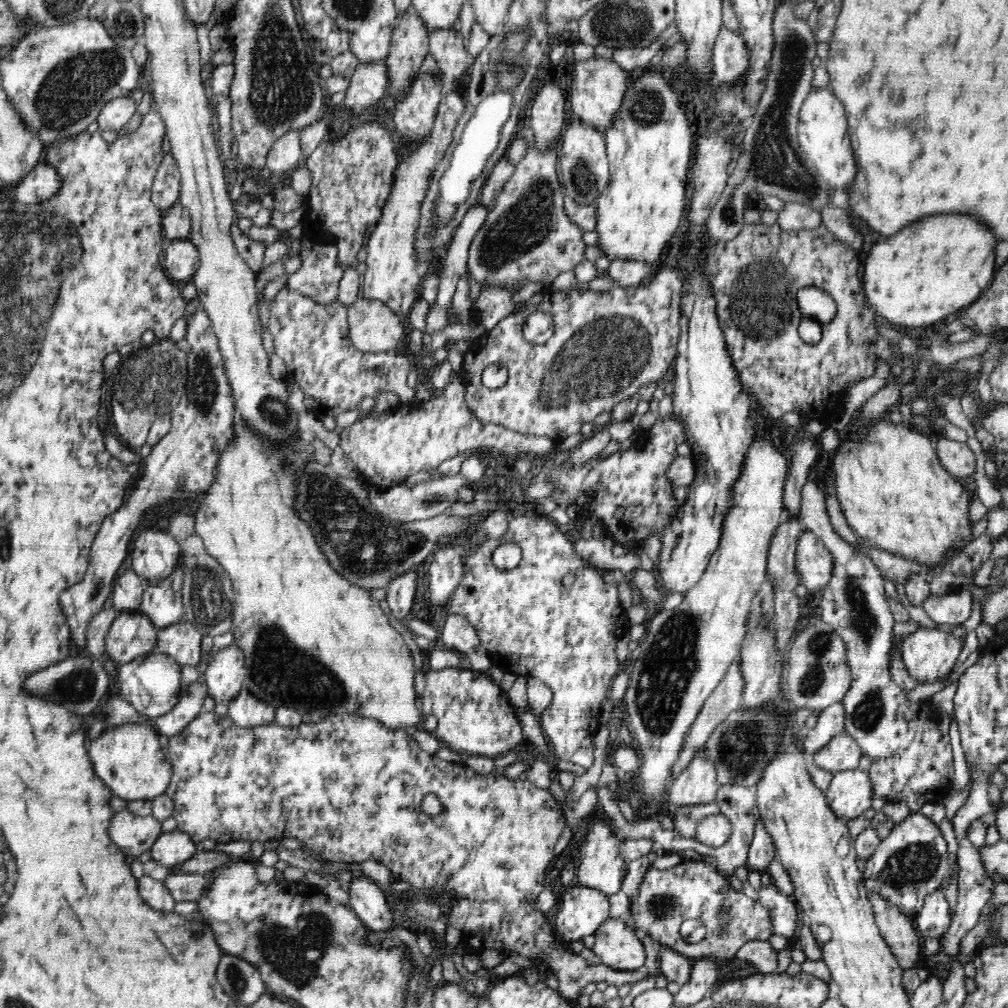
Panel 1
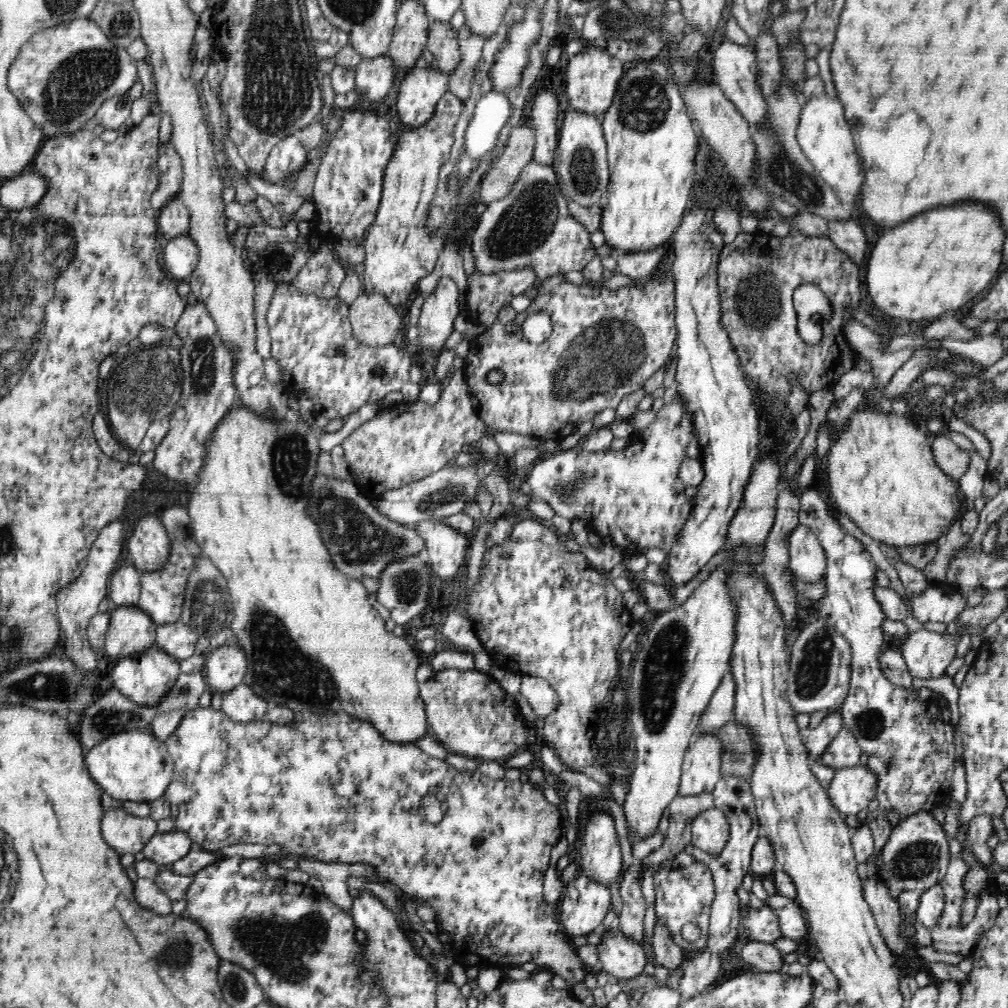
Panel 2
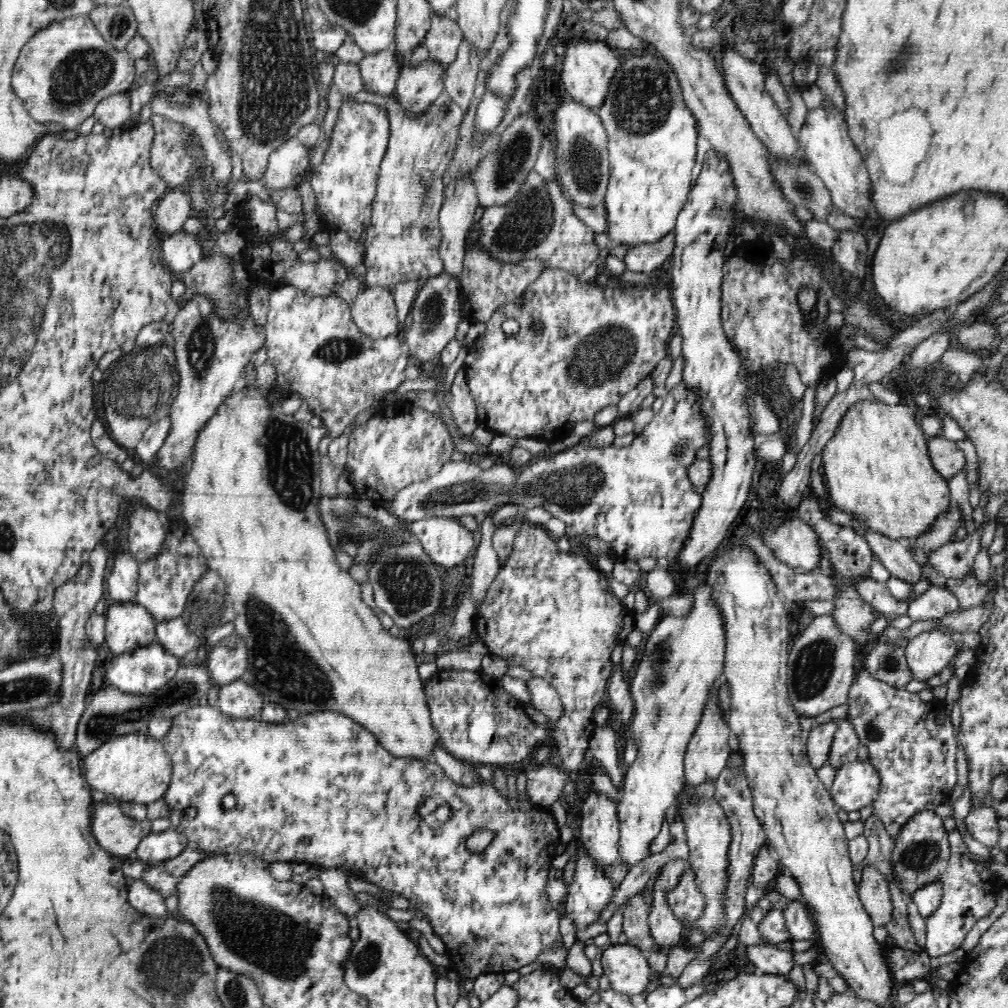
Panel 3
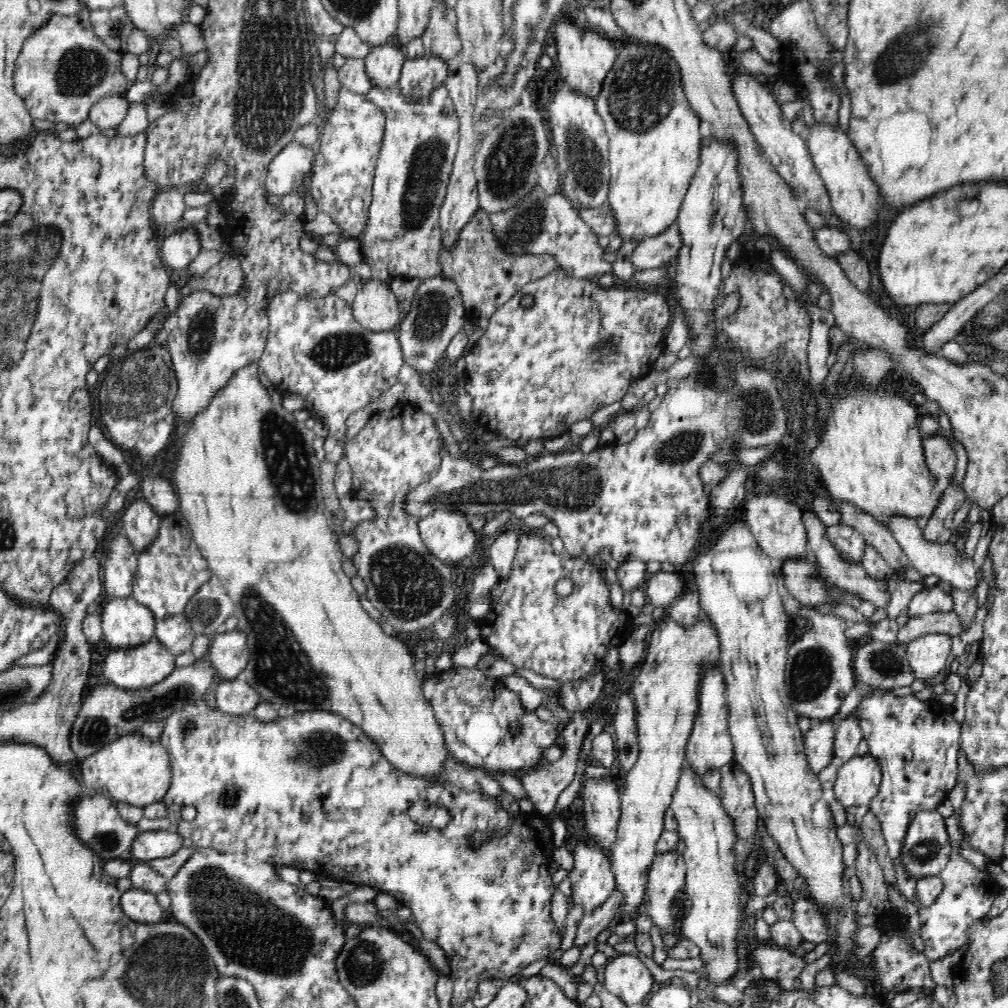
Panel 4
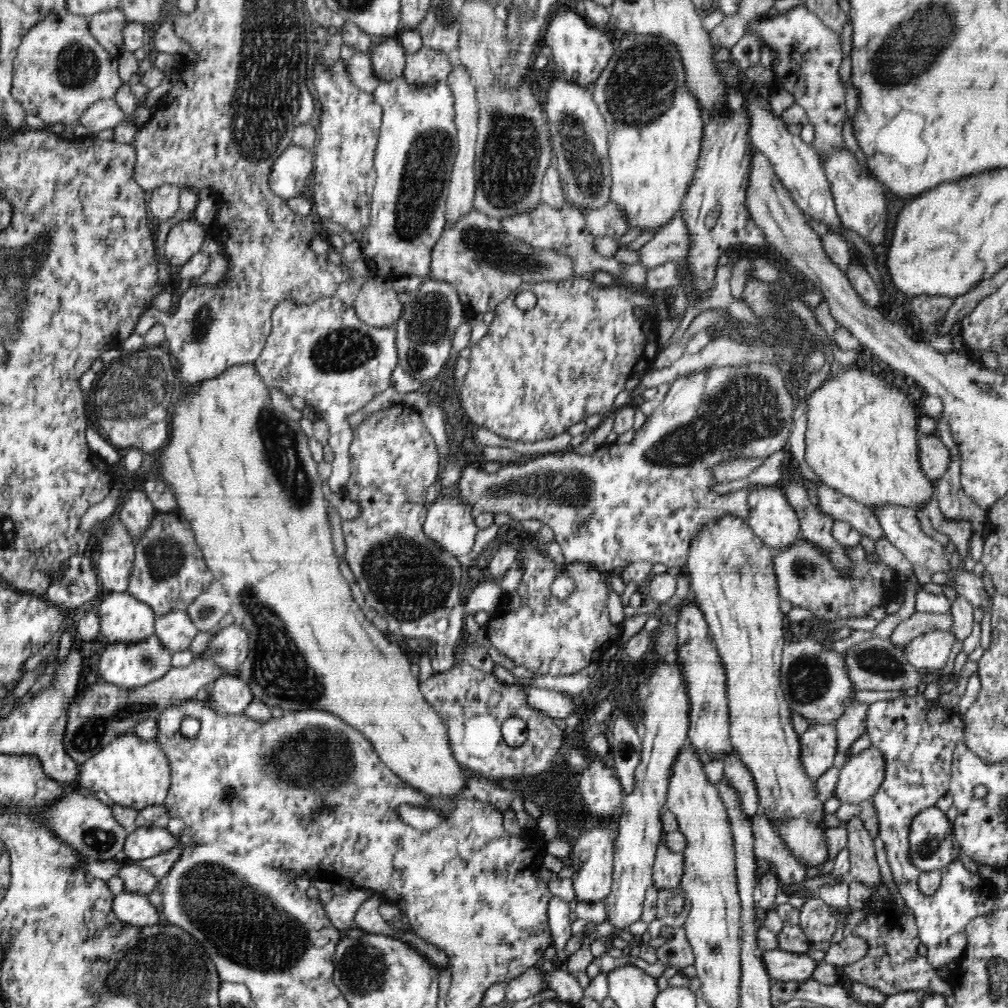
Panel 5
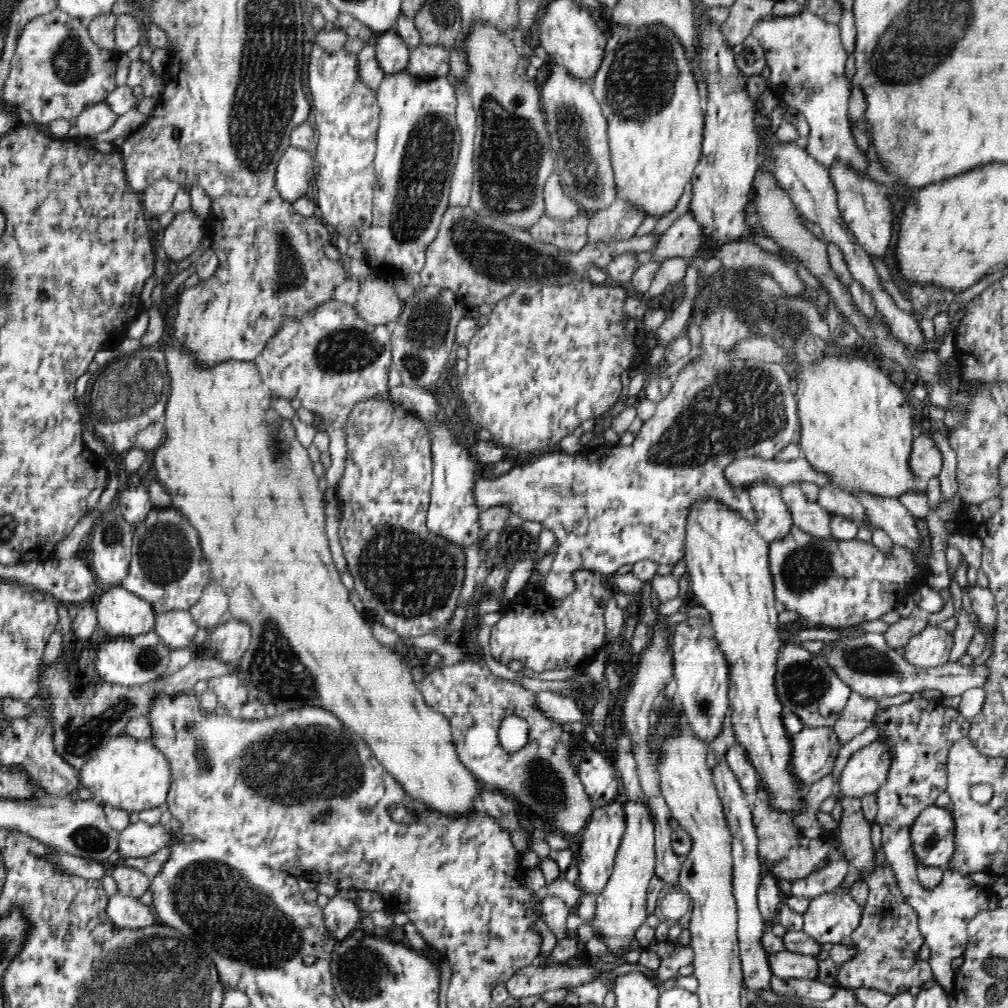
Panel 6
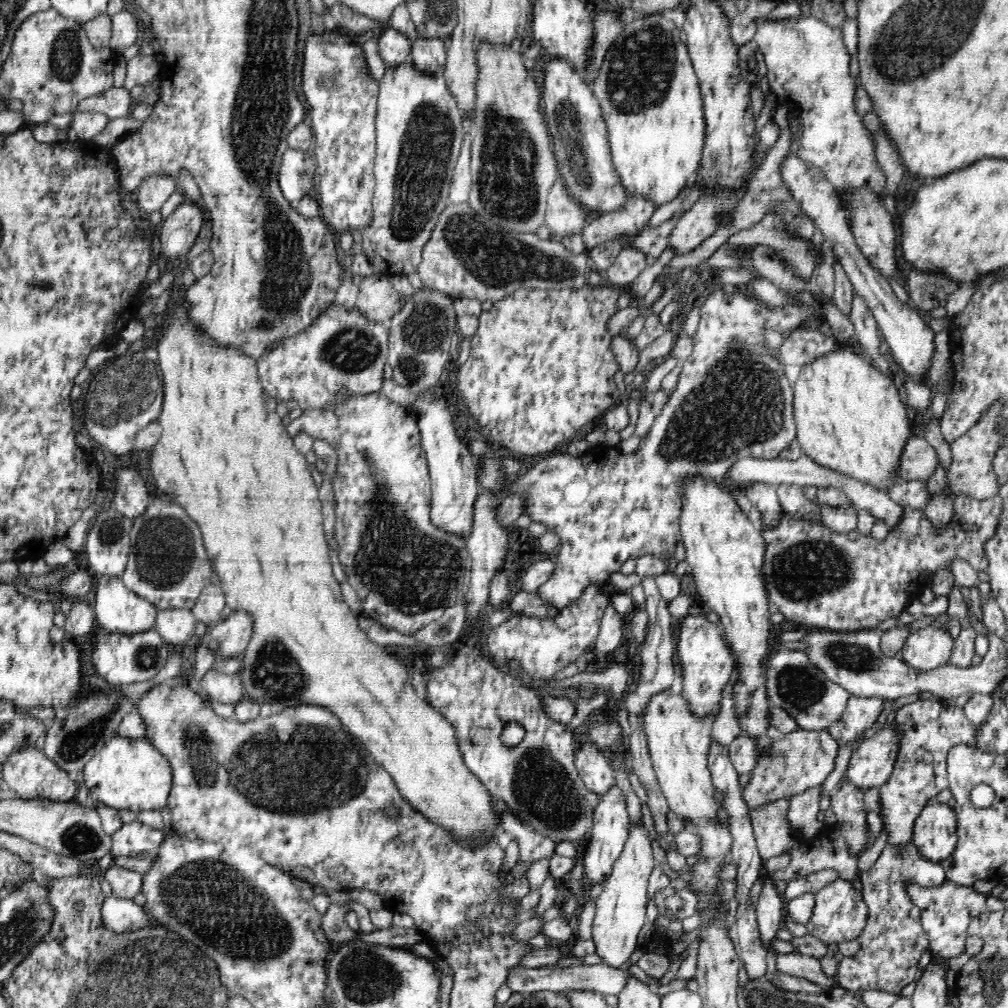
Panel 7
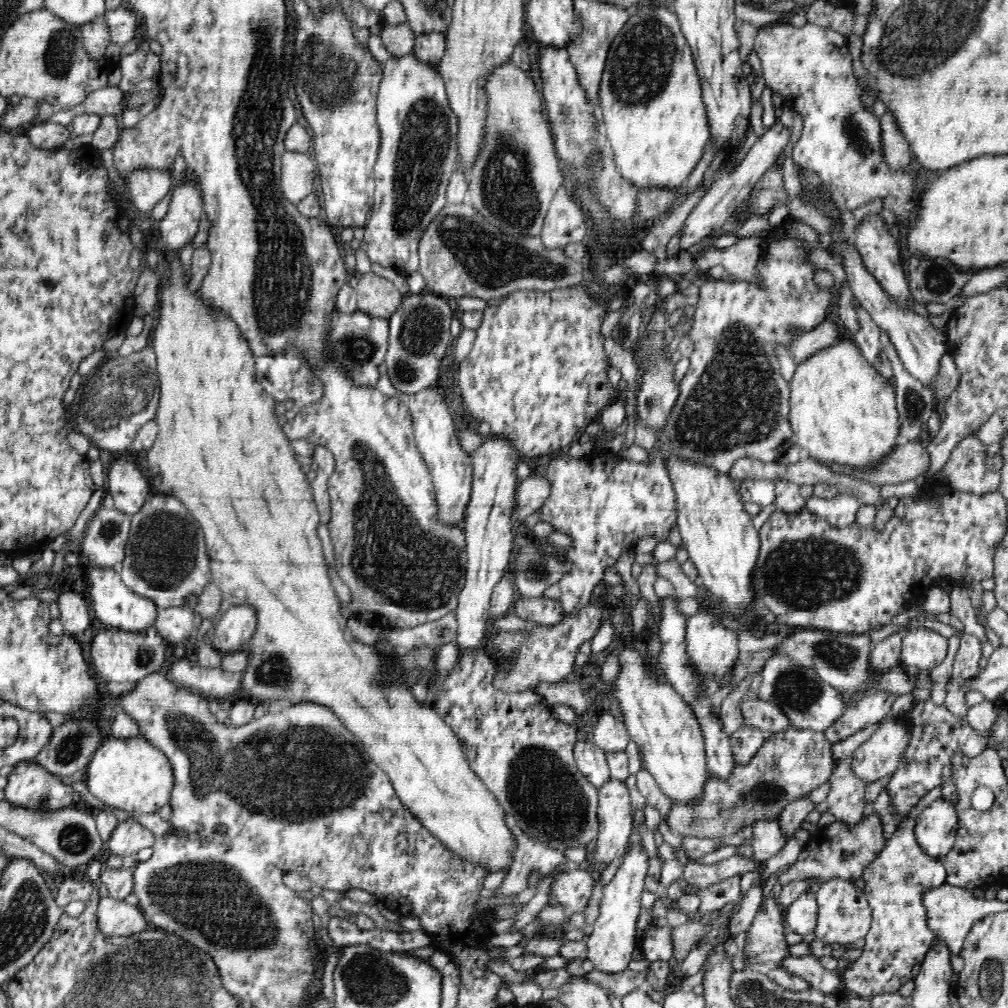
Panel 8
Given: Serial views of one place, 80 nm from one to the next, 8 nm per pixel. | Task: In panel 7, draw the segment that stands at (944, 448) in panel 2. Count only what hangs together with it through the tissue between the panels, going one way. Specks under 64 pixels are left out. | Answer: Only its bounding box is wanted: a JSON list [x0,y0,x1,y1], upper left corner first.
[897,436,938,481]

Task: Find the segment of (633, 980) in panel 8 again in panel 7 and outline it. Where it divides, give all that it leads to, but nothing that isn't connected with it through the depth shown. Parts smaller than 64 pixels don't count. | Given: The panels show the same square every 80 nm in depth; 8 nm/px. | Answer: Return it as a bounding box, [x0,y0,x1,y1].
[507,963,631,995]

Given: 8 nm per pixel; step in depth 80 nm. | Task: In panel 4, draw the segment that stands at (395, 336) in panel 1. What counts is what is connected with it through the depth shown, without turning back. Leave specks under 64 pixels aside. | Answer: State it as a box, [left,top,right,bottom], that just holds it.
[350,280,405,332]

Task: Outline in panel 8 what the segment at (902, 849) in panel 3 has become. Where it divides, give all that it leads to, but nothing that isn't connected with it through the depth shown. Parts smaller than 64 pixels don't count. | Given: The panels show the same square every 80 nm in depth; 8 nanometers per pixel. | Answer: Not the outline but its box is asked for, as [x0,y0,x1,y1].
[915,798,958,858]

